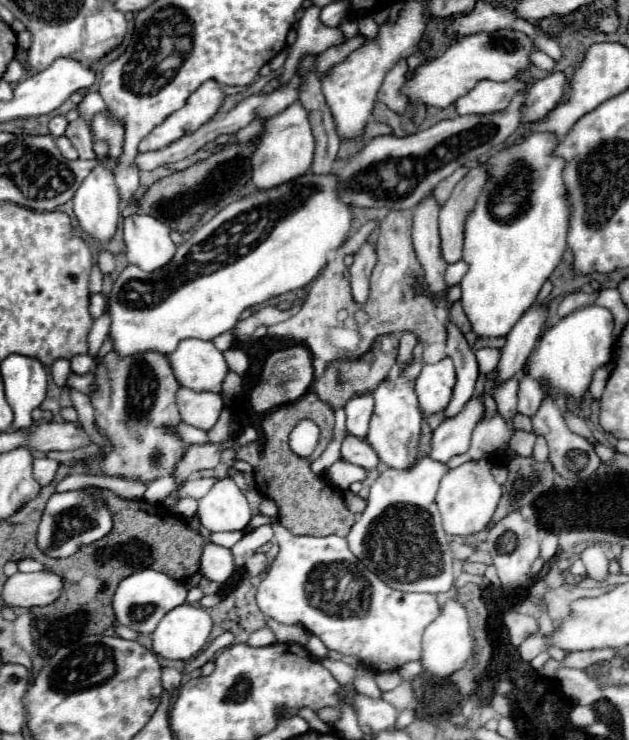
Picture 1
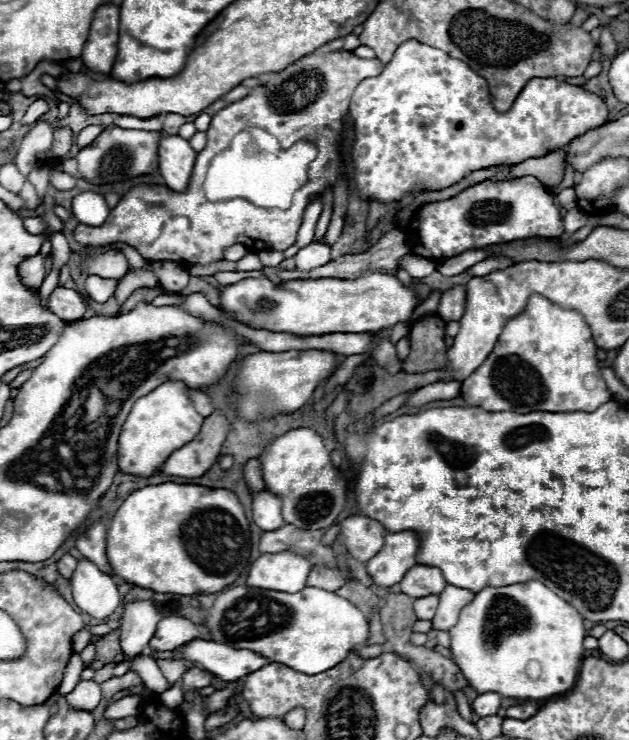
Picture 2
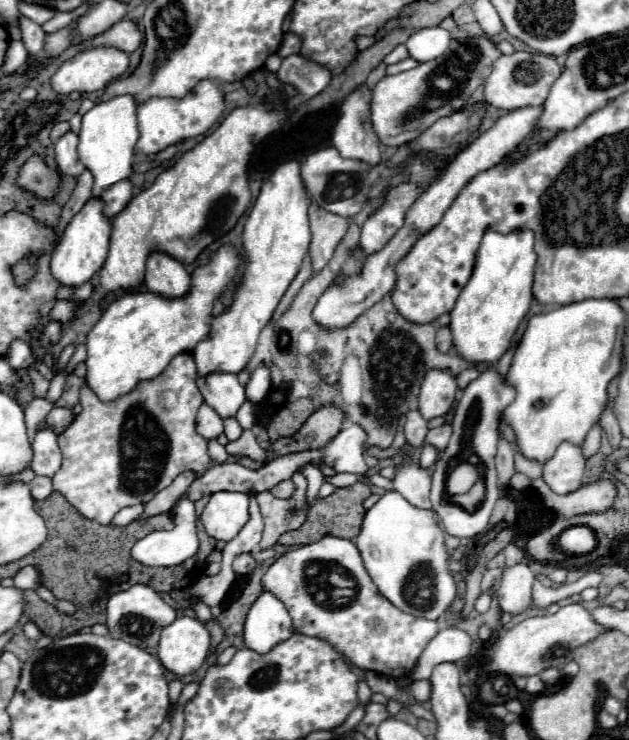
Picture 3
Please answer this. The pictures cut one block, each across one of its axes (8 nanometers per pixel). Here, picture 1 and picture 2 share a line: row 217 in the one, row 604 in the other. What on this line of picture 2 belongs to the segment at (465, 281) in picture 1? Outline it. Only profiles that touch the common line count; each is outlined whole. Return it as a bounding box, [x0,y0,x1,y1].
[450,582,586,700]

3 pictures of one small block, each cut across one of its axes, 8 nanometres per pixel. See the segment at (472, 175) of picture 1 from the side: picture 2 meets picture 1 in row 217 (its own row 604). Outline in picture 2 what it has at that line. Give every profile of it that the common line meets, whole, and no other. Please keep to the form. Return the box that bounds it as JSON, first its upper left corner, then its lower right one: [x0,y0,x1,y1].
[432,586,474,630]

